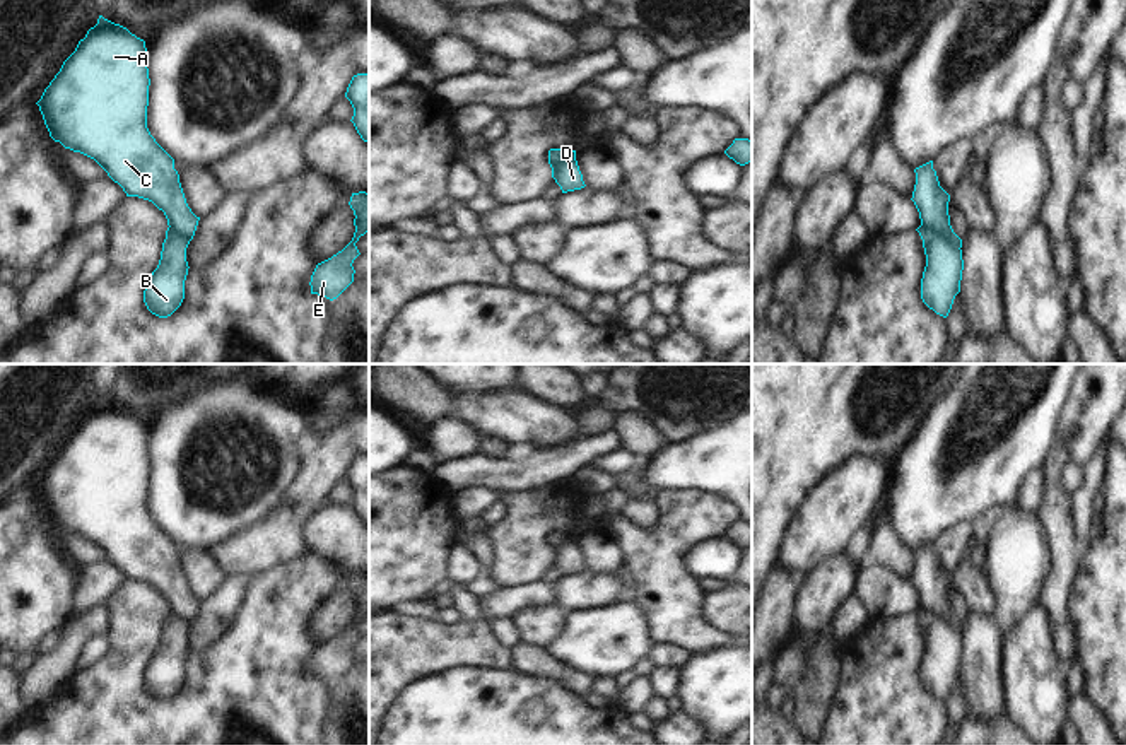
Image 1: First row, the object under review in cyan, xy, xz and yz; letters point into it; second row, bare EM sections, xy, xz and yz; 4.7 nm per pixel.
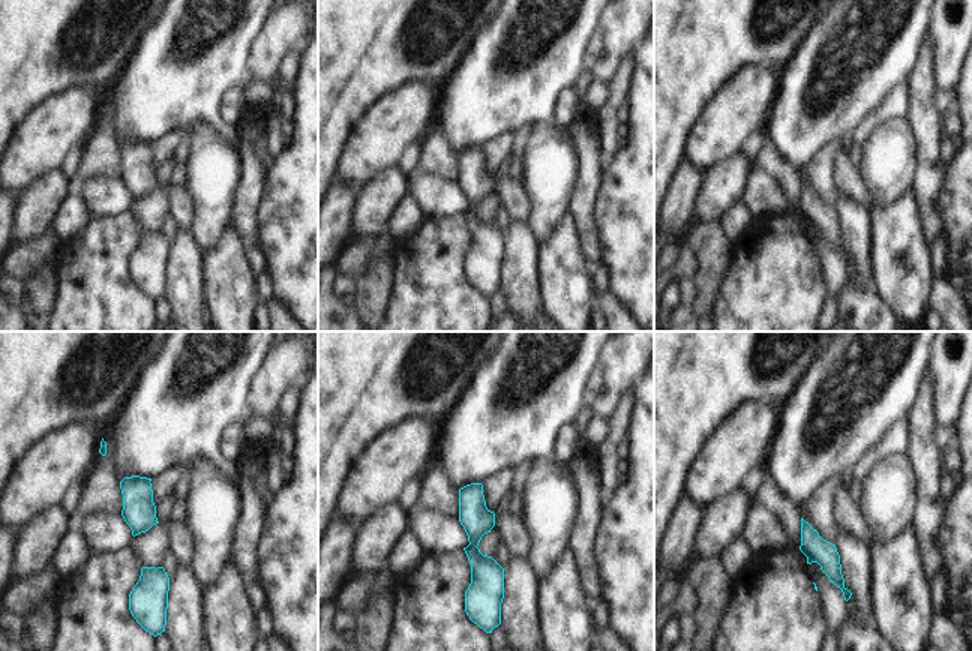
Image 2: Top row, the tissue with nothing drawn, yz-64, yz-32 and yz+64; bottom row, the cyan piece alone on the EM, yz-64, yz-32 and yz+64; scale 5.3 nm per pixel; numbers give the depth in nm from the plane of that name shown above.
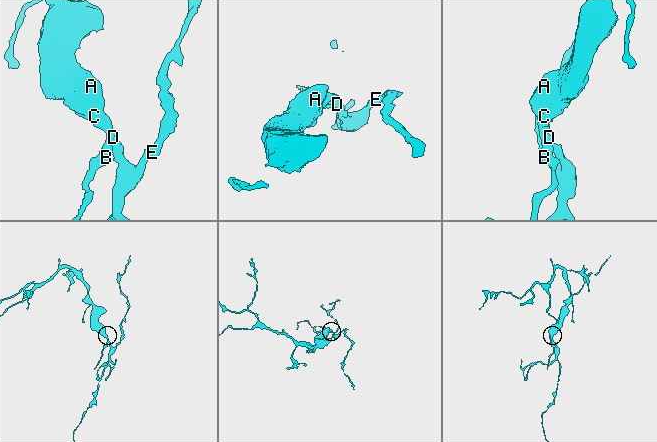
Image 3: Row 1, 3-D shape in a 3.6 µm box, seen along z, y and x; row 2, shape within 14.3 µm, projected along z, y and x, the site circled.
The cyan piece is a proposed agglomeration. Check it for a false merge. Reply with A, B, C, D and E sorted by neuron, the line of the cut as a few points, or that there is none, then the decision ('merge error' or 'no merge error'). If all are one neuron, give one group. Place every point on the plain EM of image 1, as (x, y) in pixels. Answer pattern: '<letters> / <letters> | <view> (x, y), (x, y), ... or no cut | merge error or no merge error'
A C D E / B | yz (921, 605), (959, 631) | merge error

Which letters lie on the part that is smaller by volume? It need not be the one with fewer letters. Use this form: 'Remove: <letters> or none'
Remove: B

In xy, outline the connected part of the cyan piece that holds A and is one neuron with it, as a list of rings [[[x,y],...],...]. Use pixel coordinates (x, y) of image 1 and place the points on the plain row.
[[[99,398],[97,407],[79,424],[75,434],[63,444],[60,455],[36,487],[55,525],[94,542],[123,571],[126,579],[152,584],[164,595],[169,612],[191,624],[200,600],[186,586],[179,557],[174,552],[174,542],[155,525],[147,511],[149,468],[145,424],[132,417],[126,410]]]

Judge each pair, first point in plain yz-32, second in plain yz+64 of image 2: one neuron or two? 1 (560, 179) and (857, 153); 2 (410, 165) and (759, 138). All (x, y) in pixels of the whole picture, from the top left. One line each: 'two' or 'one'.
1: two
2: one

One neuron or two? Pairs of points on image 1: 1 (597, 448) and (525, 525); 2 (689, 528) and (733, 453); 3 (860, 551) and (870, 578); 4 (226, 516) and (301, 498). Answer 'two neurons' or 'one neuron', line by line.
1: two neurons
2: two neurons
3: two neurons
4: two neurons

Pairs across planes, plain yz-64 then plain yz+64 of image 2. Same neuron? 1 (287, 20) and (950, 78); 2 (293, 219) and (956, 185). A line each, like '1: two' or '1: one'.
1: one
2: one

